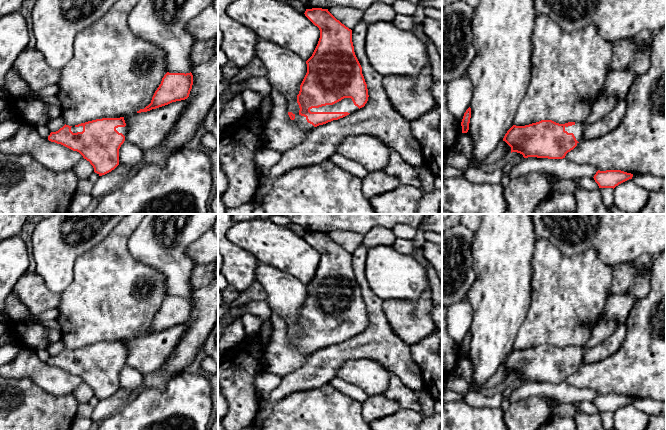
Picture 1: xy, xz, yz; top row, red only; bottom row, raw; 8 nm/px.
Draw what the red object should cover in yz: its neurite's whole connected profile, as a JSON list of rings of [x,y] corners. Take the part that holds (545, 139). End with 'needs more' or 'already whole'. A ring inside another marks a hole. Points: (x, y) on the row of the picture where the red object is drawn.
[[[541,120],[525,126],[513,125],[505,134],[503,141],[511,147],[511,153],[520,153],[524,158],[563,159],[568,152],[578,146],[583,139],[583,132],[583,123],[568,122],[559,124],[552,120]]]; needs more

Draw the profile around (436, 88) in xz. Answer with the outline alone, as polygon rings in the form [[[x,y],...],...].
[[[442,81],[433,82],[430,92],[437,105],[442,104]]]

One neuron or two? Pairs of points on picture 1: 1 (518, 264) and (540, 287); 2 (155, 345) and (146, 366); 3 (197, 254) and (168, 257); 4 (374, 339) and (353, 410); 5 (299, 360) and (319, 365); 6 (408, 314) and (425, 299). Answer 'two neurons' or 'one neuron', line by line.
1: two neurons
2: one neuron
3: two neurons
4: two neurons
5: two neurons
6: one neuron

